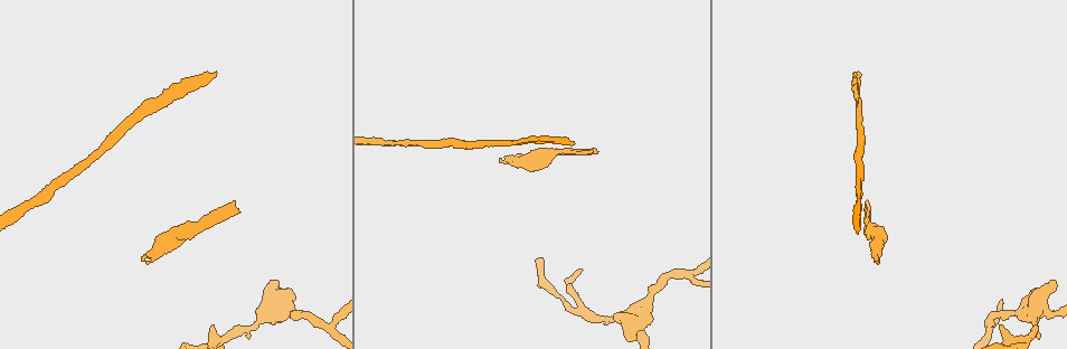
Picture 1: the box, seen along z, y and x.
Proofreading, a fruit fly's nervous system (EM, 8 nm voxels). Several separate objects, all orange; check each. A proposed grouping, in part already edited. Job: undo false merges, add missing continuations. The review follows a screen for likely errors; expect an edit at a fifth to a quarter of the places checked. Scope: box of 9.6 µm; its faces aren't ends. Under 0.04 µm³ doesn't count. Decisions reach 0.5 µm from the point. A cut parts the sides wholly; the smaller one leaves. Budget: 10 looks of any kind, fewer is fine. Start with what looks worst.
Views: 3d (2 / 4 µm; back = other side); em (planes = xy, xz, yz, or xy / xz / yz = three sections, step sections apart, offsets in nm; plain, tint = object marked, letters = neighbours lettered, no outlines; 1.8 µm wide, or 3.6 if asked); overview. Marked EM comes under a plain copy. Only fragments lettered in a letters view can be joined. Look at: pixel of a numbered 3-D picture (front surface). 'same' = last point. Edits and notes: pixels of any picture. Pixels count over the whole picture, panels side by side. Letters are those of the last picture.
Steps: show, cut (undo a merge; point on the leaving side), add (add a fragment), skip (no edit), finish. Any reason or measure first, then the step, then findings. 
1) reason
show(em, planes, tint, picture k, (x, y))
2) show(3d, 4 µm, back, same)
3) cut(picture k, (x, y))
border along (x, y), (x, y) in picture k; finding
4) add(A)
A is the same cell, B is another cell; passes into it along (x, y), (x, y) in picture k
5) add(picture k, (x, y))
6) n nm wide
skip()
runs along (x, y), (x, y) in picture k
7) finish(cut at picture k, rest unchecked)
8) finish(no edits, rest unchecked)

long arm stops here
show(em, planes, letters, picture 1, (856, 73))

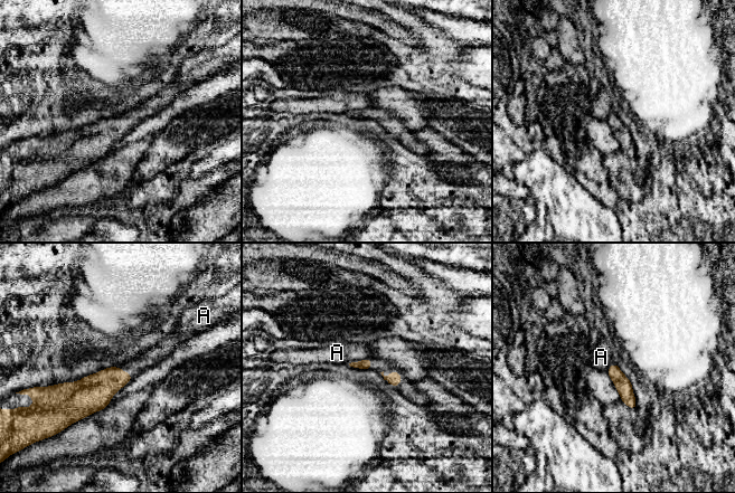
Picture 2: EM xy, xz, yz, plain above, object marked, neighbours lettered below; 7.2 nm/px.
A touches over 170 nm
skip()
A is another cell; runs along (614, 367), (614, 372), (633, 406) in picture 2; none of them fits

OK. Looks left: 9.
free end
show(em, planes, letters, picture 1, (233, 202))

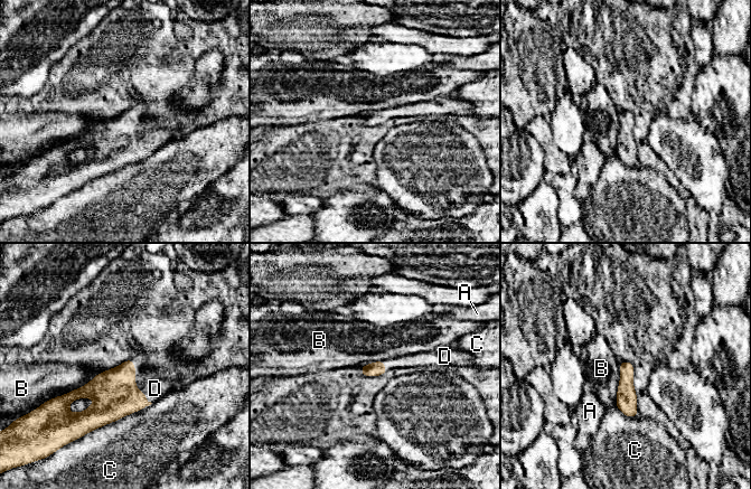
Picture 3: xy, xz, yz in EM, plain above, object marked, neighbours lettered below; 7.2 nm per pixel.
add(D)
D is the same cell, A, B and C are other cells; passes into it along (114, 392), (134, 382), (155, 388) in picture 3; it goes on there

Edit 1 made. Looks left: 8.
show(overview)

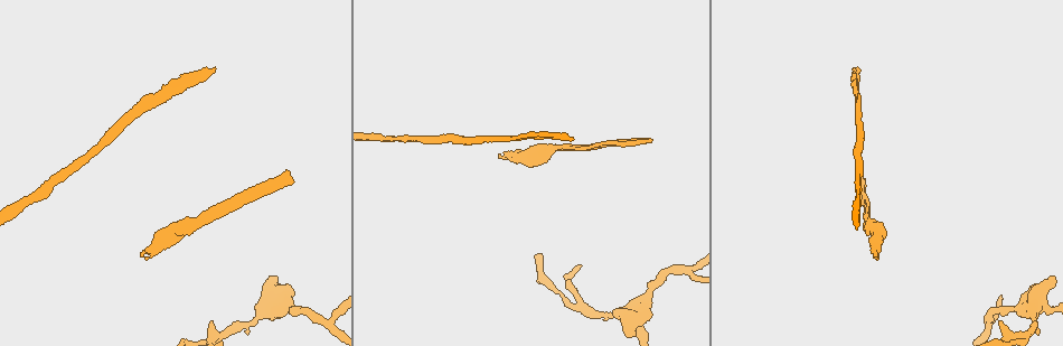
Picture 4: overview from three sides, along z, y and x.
an open end
show(3d, 4 µm, picture 4, (140, 255))

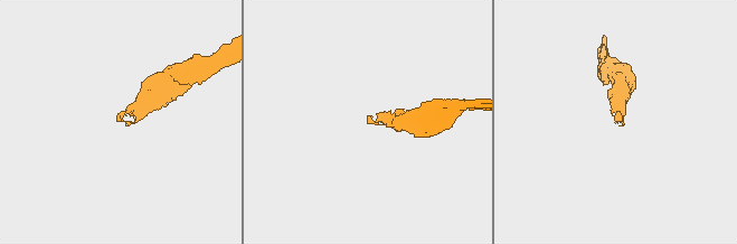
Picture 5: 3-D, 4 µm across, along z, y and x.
now the EM
show(em, planes, letters, picture 5, (117, 120))

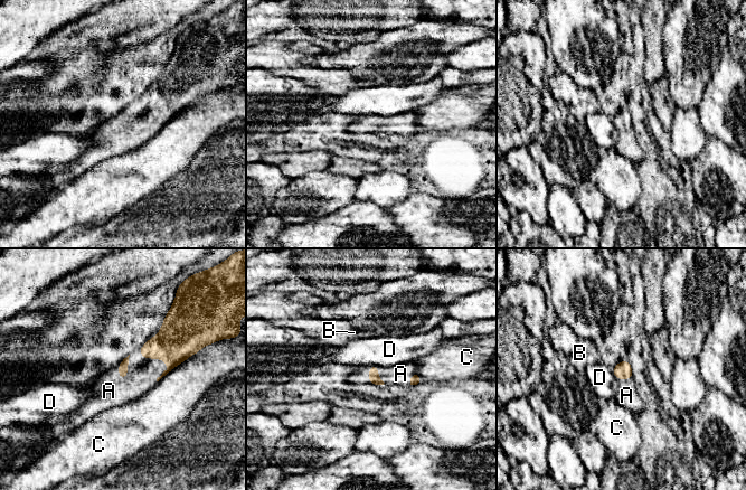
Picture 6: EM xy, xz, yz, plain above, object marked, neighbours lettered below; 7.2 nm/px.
add(A)
A is the same cell, B, C and D are other cells; passes into it along (182, 333), (159, 358), (142, 374) in picture 6; it goes on there

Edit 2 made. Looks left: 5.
show(overview)

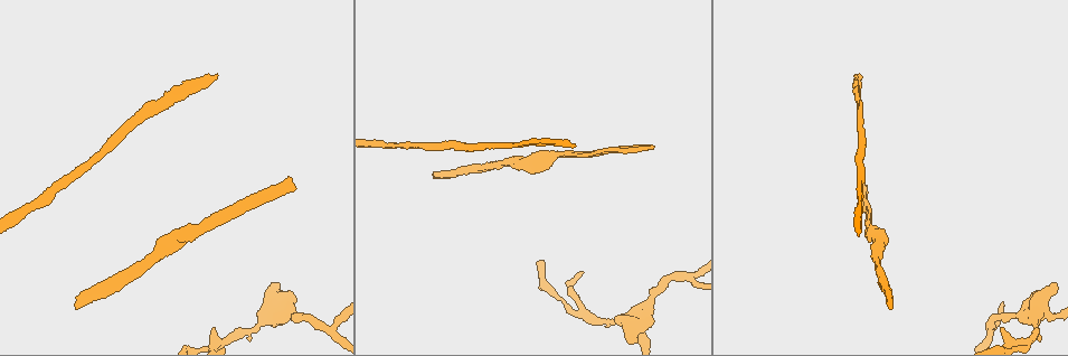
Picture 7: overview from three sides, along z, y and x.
free end
show(3d, 4 µm, back, picture 7, (1000, 330))

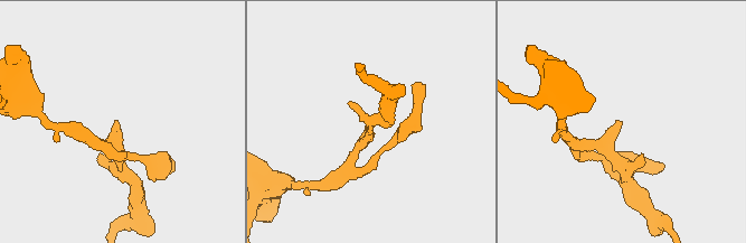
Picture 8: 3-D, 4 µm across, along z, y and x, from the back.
arms of 180, 190 nm
show(em, planes, tint, picture 8, (619, 122))

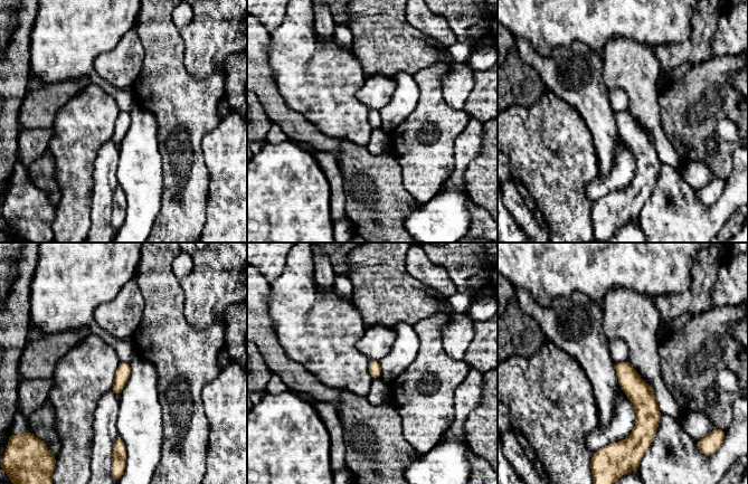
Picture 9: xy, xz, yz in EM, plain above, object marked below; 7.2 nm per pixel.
show(em, planes, letters, same)

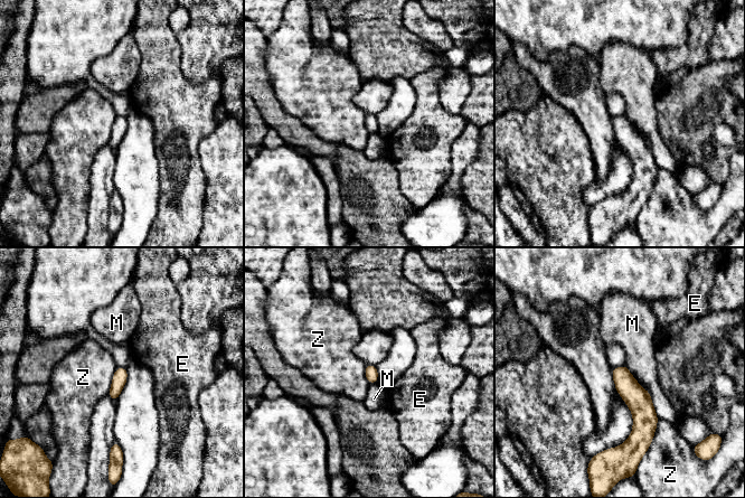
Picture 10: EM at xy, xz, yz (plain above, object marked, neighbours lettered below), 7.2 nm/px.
skip()
E, M and Z are other cells; none of them fits

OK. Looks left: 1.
finish(add at picture 3, add at picture 6, rest unchecked)

